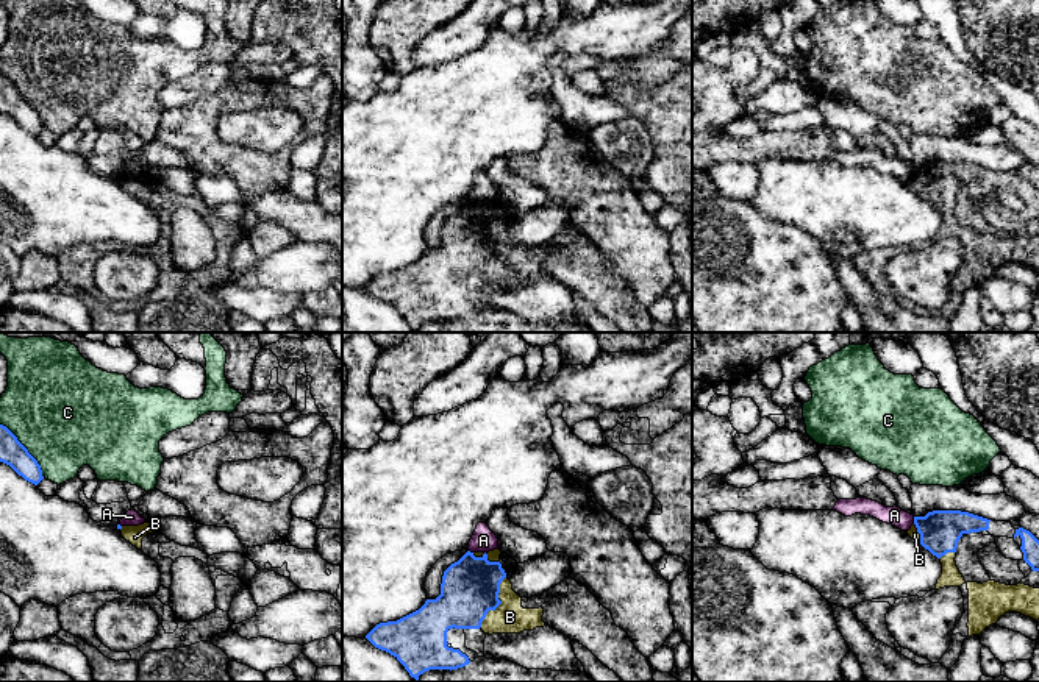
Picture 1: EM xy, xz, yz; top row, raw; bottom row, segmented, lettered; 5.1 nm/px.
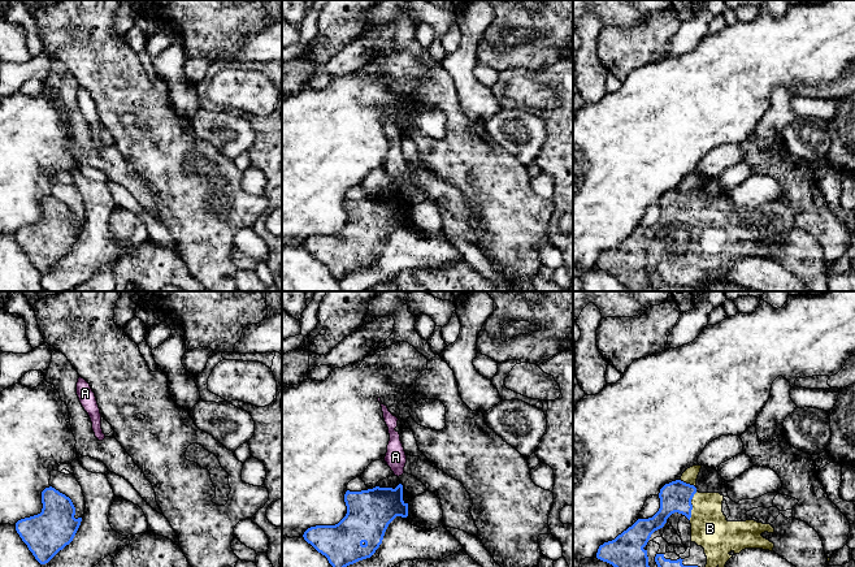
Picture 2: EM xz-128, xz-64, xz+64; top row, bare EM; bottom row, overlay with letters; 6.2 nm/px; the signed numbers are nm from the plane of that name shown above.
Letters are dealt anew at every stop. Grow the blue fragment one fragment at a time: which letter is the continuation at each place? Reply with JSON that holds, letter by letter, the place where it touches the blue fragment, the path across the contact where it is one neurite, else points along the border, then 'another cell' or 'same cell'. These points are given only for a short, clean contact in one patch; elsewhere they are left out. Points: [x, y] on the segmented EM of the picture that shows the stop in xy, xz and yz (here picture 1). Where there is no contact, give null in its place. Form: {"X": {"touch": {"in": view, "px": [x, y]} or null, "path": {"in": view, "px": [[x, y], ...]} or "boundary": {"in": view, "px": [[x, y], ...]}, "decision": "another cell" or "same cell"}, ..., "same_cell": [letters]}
{"A": {"touch": {"in": "yz", "px": [914, 520]}, "decision": "another cell"}, "B": {"touch": {"in": "xz", "px": [499, 604]}, "decision": "same cell"}, "C": {"touch": {"in": "xy", "px": [27, 450]}, "decision": "another cell"}, "same_cell": ["B"]}

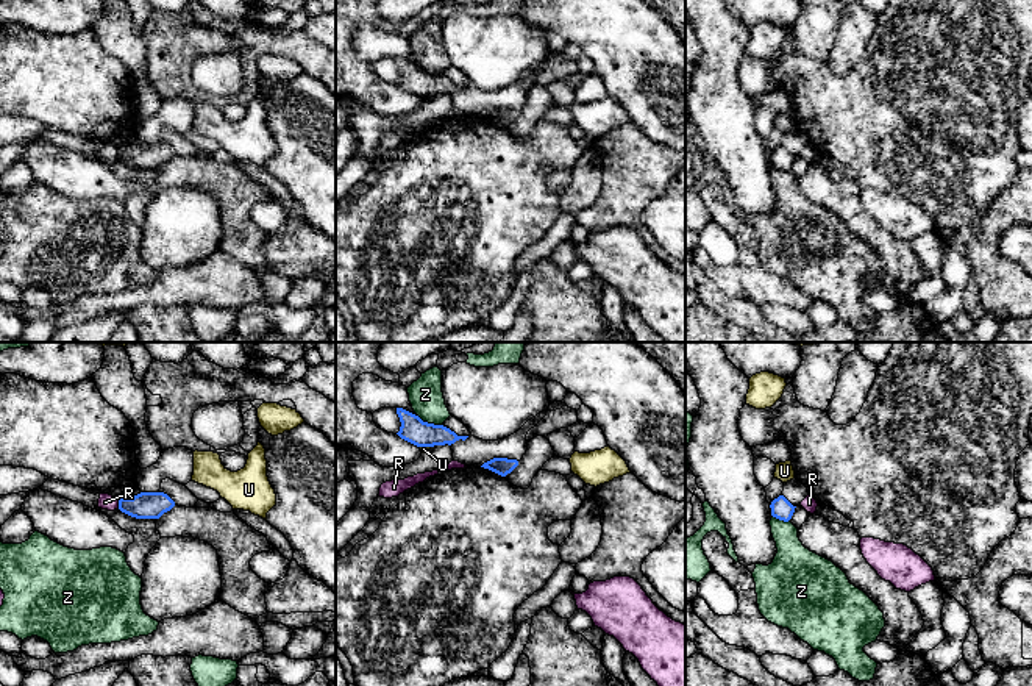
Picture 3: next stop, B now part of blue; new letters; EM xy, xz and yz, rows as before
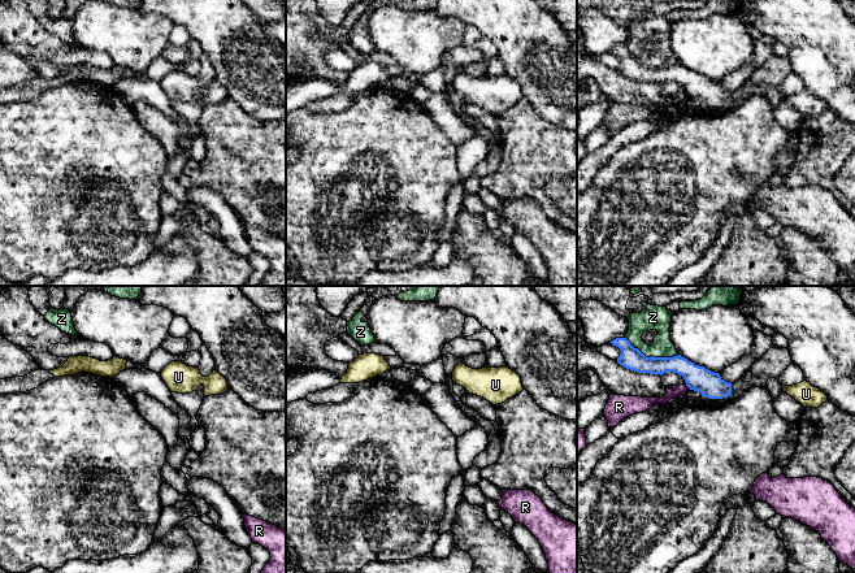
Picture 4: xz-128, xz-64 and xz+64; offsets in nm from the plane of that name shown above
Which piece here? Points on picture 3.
{"R": {"touch": {"in": "xy", "px": [119, 505]}, "boundary": {"in": "xy", "px": [[117, 500], [119, 508]]}, "decision": "another cell"}, "U": {"touch": {"in": "xz", "px": [425, 446]}, "boundary": {"in": "xz", "px": [[420, 446], [430, 447]]}, "decision": "another cell"}, "Z": {"touch": {"in": "xz", "px": [430, 424]}, "decision": "another cell"}, "same_cell": []}

